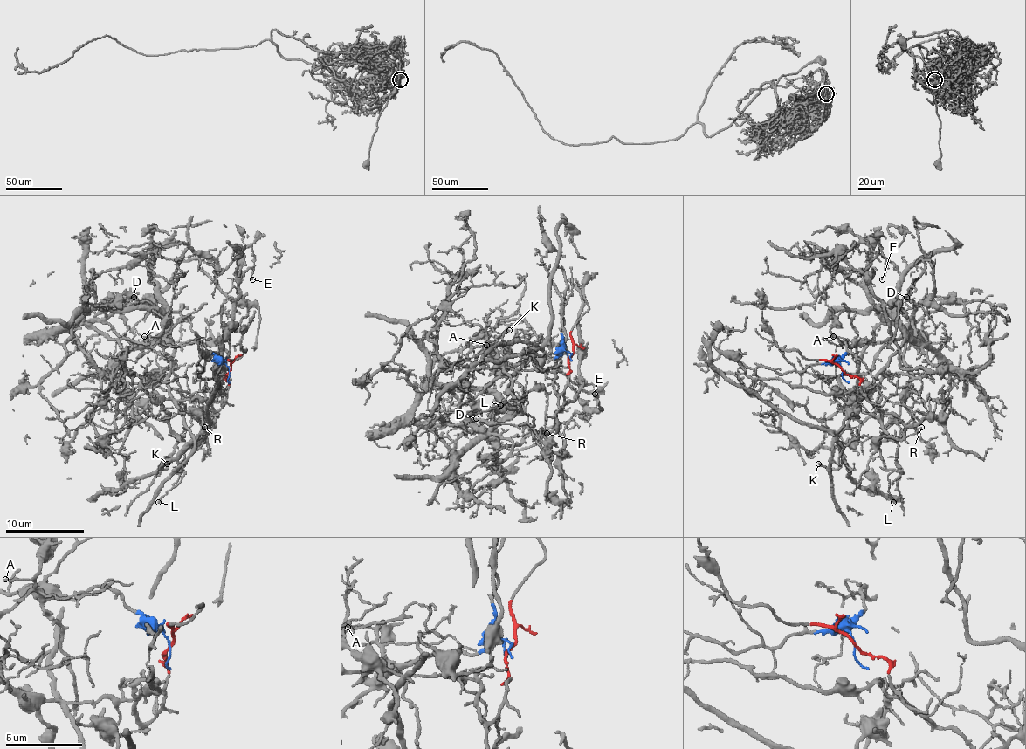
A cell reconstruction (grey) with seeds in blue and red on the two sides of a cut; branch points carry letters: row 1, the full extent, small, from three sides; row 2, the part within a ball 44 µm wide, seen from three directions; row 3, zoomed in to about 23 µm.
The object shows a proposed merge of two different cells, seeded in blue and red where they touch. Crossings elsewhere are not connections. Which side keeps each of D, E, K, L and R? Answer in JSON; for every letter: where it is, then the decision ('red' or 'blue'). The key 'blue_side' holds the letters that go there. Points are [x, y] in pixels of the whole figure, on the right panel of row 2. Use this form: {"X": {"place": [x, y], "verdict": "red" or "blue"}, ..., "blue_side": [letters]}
{"D": {"place": [906, 297], "verdict": "blue"}, "E": {"place": [882, 279], "verdict": "blue"}, "K": {"place": [818, 463], "verdict": "red"}, "L": {"place": [893, 502], "verdict": "red"}, "R": {"place": [921, 427], "verdict": "red"}, "blue_side": ["D", "E"]}

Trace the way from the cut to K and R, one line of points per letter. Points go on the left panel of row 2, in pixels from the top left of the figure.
K: (229, 370), (227, 402), (211, 406), (215, 388), (223, 392), (207, 378), (209, 422), (160, 467), (168, 463)
R: (229, 370), (227, 402), (216, 412), (216, 418), (205, 436), (205, 428)

